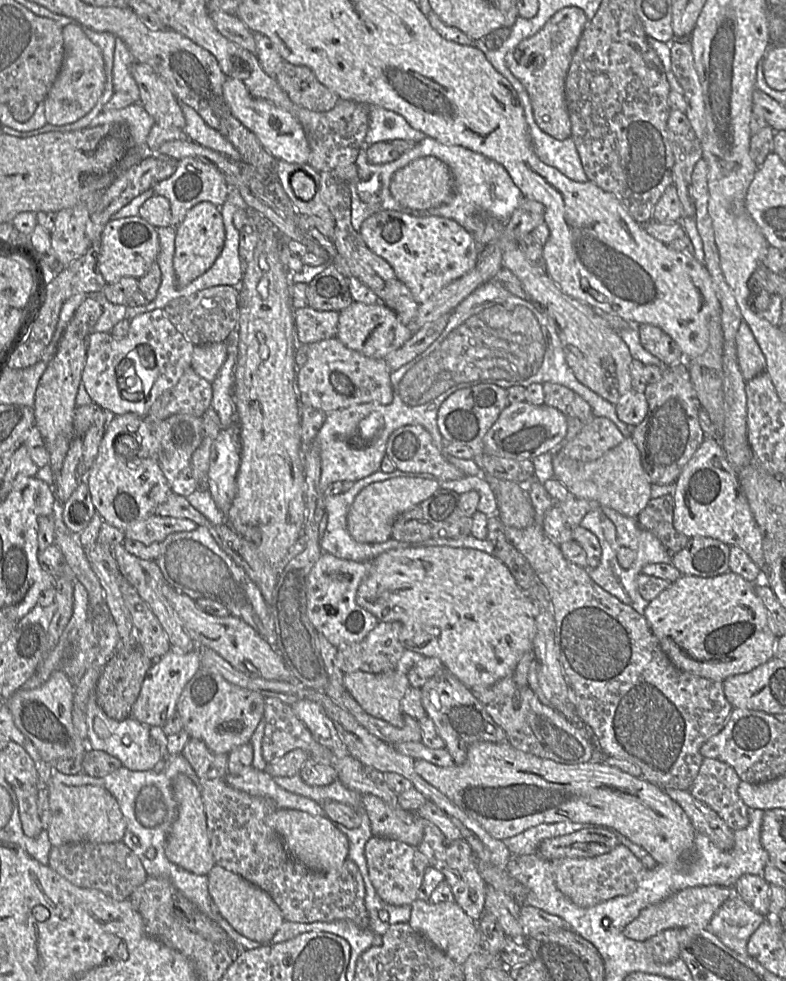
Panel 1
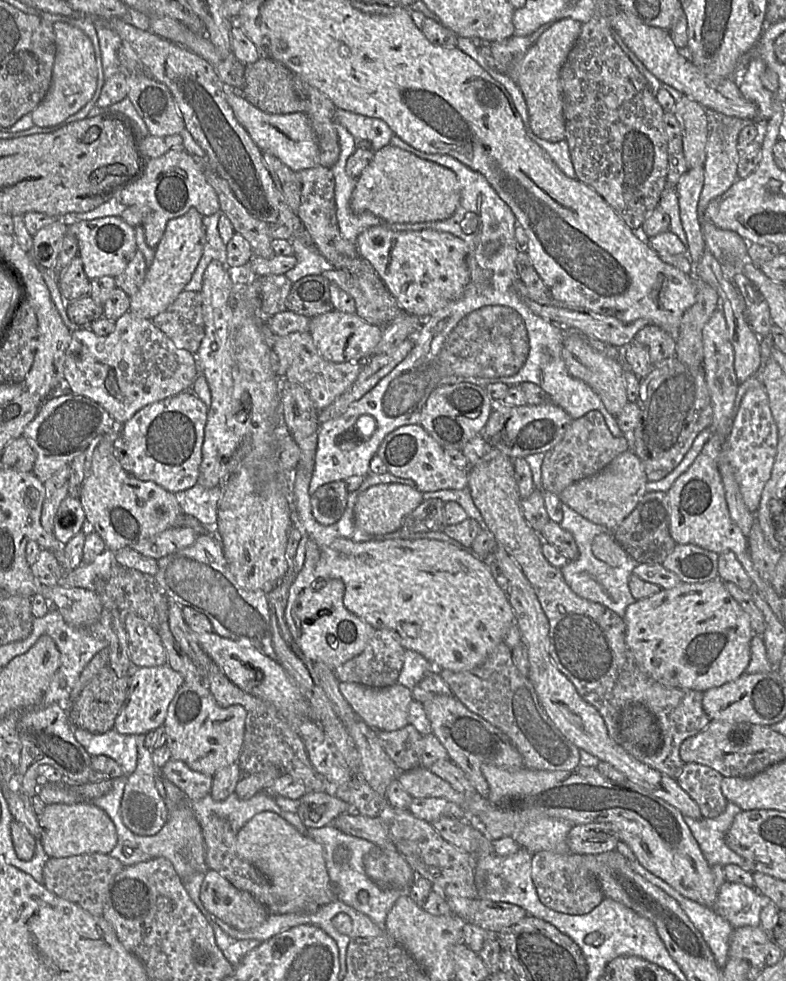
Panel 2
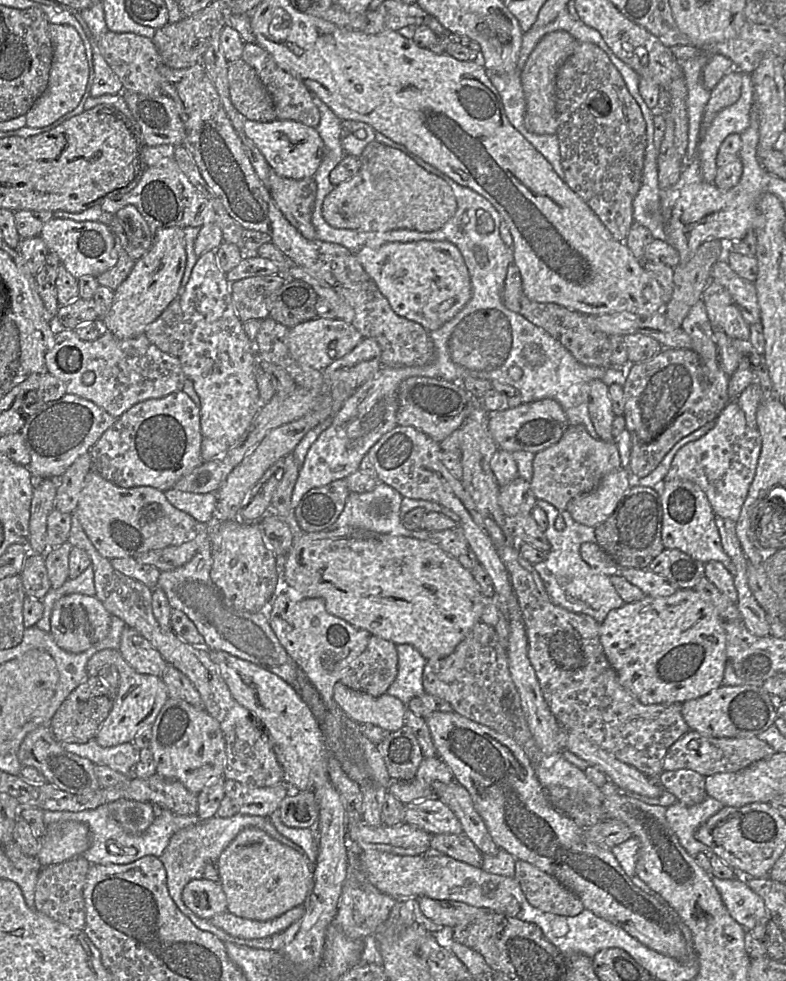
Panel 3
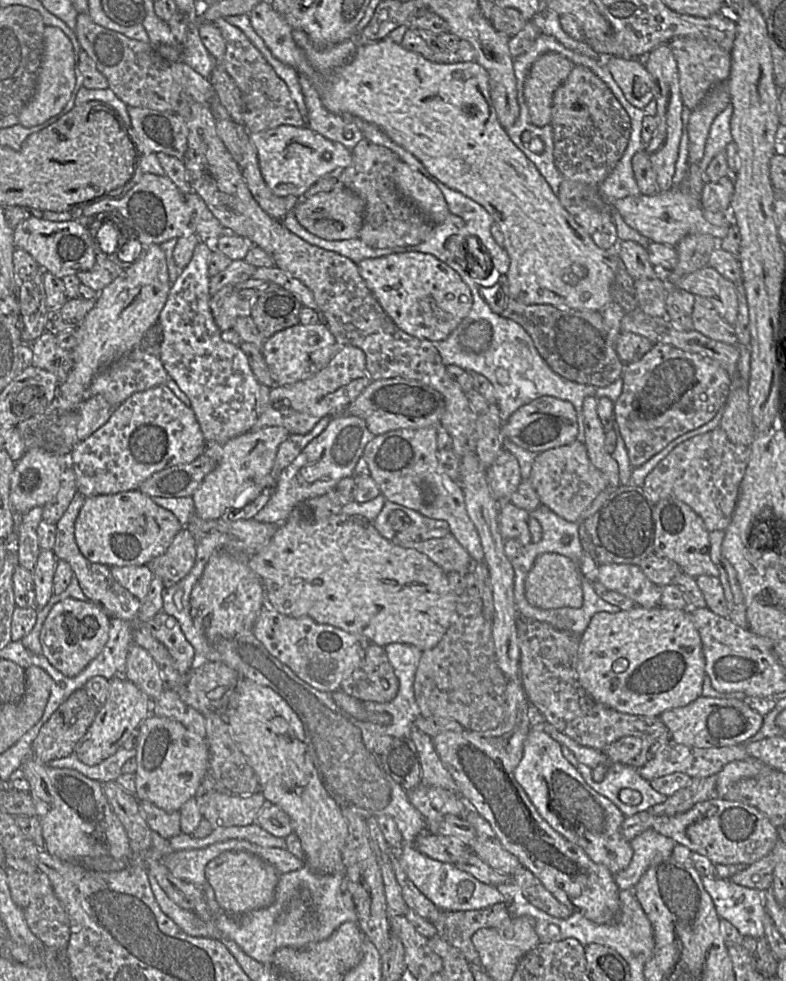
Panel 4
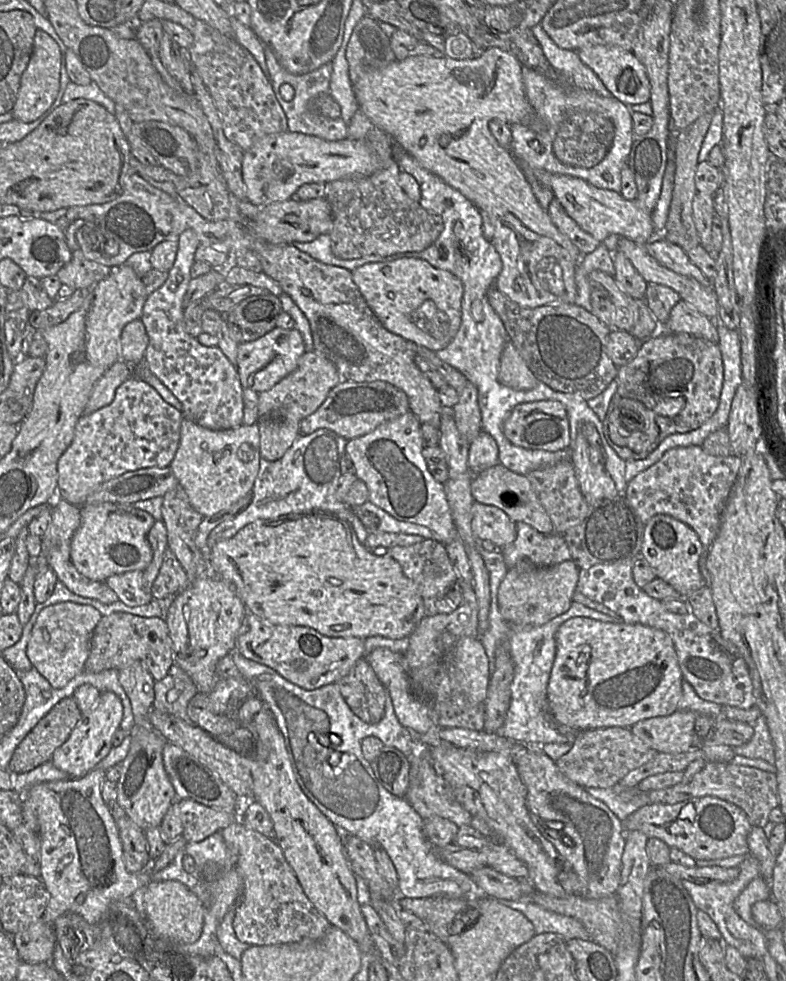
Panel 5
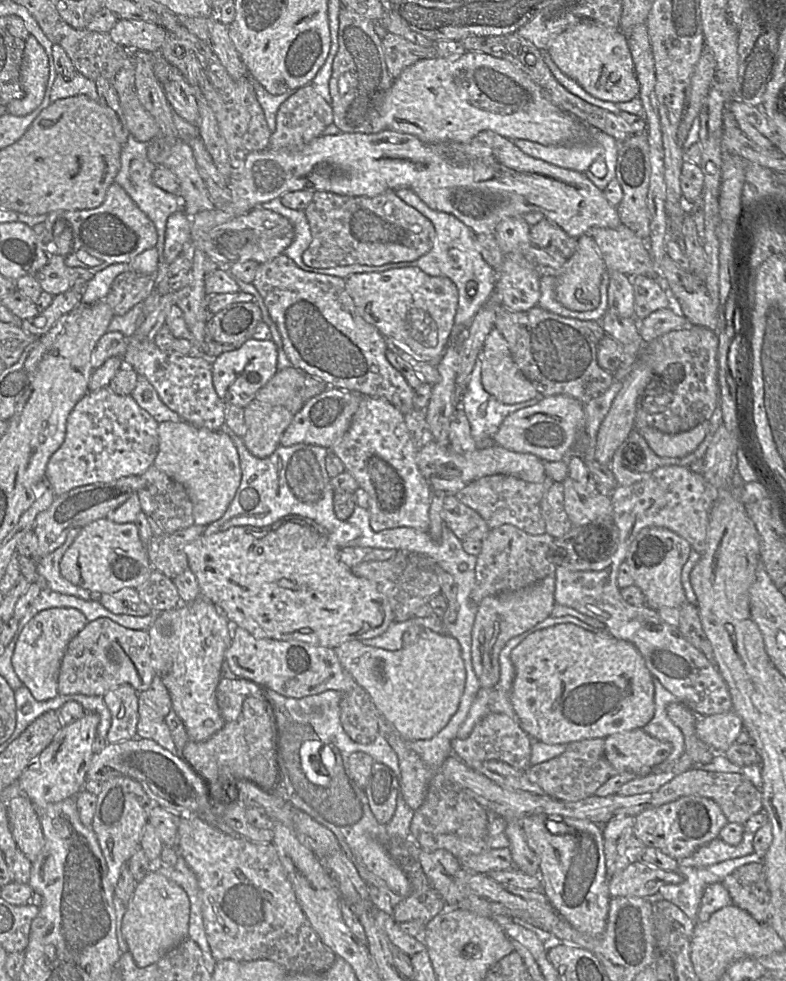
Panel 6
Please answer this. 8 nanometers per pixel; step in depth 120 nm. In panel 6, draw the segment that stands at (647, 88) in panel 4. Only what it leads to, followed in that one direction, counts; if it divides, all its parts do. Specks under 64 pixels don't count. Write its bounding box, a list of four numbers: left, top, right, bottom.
[546,23,640,104]

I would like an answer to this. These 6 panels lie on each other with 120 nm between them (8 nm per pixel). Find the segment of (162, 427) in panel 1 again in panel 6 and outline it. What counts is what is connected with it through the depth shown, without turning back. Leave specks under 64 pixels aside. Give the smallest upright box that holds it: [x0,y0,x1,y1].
[46,387,158,496]

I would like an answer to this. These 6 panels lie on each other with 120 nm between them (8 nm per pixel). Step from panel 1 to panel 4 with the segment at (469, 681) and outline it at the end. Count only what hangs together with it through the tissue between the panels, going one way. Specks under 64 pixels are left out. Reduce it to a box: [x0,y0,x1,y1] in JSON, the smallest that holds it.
[248,513,461,651]

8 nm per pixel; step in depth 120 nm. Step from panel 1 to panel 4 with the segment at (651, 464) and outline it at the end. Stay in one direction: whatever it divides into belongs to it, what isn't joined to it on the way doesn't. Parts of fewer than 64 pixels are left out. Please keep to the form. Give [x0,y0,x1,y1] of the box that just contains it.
[614,344,732,468]

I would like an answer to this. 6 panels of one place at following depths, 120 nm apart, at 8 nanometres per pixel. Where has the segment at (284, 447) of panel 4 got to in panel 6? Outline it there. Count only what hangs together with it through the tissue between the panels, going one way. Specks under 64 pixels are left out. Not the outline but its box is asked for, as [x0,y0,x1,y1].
[241,400,294,458]

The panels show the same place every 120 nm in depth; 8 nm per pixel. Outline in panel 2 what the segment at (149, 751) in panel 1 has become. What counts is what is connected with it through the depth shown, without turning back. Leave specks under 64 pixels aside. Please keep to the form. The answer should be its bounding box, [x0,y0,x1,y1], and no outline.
[75,728,137,775]

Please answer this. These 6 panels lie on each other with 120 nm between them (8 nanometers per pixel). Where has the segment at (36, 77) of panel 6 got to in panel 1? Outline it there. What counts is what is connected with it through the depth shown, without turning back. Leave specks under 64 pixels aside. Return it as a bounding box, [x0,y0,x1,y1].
[45,24,106,125]

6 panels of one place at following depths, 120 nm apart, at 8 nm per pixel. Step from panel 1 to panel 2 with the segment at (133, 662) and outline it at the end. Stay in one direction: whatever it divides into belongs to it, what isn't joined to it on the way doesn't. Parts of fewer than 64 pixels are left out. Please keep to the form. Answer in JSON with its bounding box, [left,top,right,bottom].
[69,665,130,734]

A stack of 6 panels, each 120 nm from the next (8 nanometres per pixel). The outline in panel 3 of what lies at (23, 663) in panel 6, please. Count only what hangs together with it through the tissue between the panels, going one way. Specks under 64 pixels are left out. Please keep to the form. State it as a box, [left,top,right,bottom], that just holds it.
[49,593,110,653]

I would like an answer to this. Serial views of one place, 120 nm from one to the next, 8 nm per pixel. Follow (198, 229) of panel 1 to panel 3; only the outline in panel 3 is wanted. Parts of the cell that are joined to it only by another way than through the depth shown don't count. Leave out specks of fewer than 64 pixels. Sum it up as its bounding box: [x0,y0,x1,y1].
[100,228,187,339]

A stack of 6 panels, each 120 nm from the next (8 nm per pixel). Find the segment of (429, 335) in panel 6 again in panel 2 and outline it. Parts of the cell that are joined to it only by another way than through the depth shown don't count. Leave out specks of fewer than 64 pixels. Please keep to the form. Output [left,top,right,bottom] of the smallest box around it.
[356,225,470,318]

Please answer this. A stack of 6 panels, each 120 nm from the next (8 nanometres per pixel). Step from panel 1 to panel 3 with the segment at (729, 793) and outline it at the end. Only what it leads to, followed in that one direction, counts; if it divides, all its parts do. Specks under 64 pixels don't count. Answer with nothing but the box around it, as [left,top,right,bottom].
[658,769,708,806]

